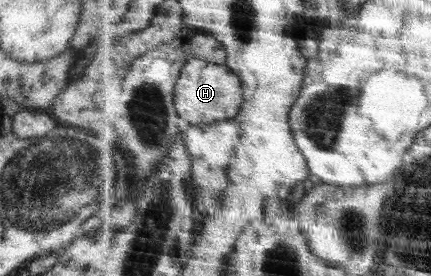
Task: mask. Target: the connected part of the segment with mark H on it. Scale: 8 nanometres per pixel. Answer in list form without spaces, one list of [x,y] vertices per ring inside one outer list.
[[[191,58],[183,68],[182,78],[176,87],[176,106],[180,117],[191,124],[212,124],[233,119],[240,114],[246,102],[242,77],[227,65]]]

